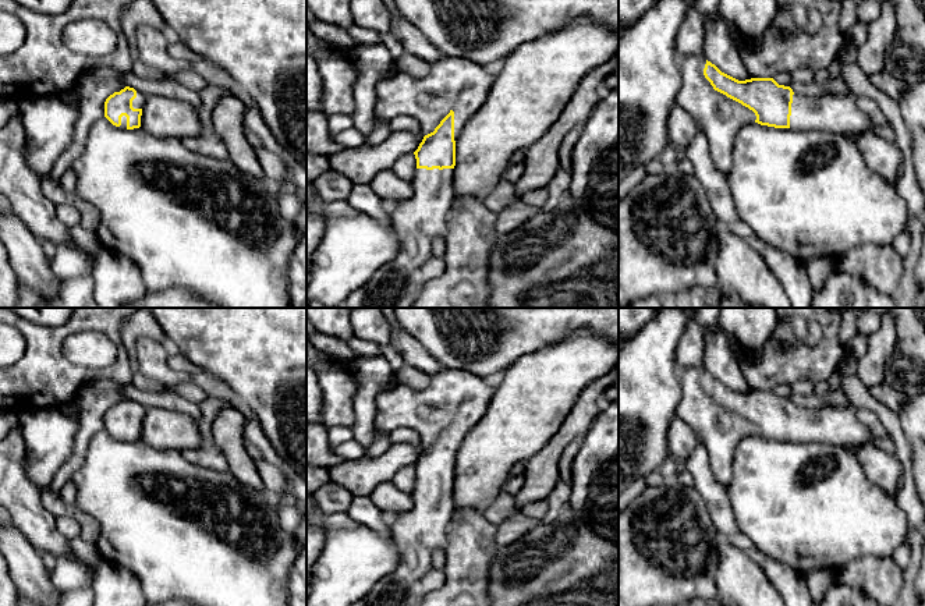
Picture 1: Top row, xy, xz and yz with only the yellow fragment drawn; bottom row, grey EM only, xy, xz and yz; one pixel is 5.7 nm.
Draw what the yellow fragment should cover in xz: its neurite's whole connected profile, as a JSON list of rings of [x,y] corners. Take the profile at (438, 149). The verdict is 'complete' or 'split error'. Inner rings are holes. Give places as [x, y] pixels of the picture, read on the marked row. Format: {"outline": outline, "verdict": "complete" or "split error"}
{"outline": [[[446,56],[428,63],[425,77],[396,71],[376,84],[375,118],[414,117],[423,139],[414,152],[414,195],[391,213],[400,251],[340,308],[412,308],[425,283],[421,269],[432,256],[432,241],[447,233],[456,198],[456,142],[493,82],[483,65]]], "verdict": "split error"}

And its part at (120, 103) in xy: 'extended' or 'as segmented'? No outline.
extended

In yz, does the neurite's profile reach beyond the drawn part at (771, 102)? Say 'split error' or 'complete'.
split error

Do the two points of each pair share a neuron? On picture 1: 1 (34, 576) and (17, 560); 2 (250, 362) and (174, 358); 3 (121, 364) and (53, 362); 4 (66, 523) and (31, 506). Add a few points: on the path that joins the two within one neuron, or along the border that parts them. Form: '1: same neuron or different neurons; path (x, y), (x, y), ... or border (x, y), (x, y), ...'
1: same neuron; path (29, 571), (21, 563)
2: different neurons; border (172, 348), (183, 354), (198, 369)
3: same neuron; path (105, 372), (70, 374)
4: different neurons; border (56, 517), (56, 528), (68, 539)

